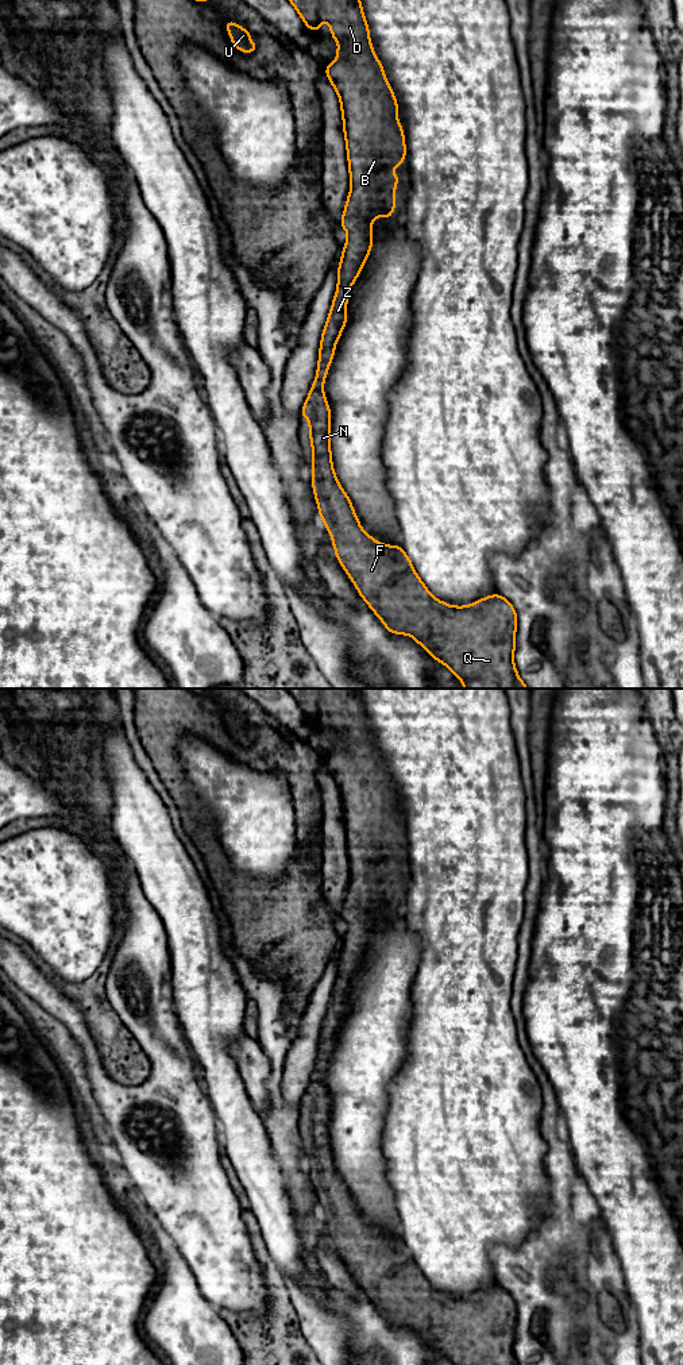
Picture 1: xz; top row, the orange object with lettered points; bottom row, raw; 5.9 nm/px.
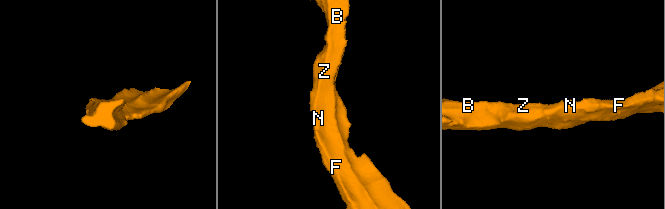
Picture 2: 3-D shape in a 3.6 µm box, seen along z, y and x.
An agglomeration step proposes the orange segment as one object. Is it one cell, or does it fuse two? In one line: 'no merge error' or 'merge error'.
no merge error

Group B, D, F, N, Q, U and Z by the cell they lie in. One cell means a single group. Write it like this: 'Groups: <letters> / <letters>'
Groups: B D F N Q U Z

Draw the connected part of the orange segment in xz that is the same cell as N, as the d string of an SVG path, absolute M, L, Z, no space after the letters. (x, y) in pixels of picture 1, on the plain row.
M286 690L310 722L316 724L324 714L329 714L331 726L339 734L337 751L325 757L325 766L339 786L351 868L351 880L340 911L348 929L337 960L337 980L321 1026L316 1071L301 1102L301 1108L309 1110L312 1176L319 1206L332 1229L339 1254L359 1287L390 1324L409 1326L454 1365L517 1365L513 1351L517 1304L512 1295L501 1285L485 1288L467 1297L451 1297L436 1291L413 1261L412 1252L401 1237L382 1235L362 1221L359 1208L335 1167L331 1148L331 1100L323 1083L324 1072L335 1046L335 1037L348 1011L347 990L351 976L356 972L371 942L373 910L393 907L397 891L394 883L400 865L390 865L389 861L402 856L406 840L404 822L397 809L398 794L370 733L360 690Z

